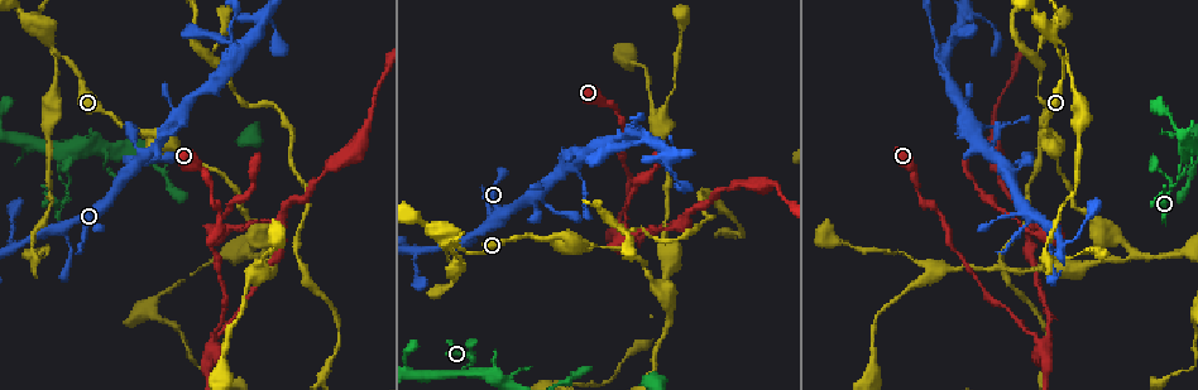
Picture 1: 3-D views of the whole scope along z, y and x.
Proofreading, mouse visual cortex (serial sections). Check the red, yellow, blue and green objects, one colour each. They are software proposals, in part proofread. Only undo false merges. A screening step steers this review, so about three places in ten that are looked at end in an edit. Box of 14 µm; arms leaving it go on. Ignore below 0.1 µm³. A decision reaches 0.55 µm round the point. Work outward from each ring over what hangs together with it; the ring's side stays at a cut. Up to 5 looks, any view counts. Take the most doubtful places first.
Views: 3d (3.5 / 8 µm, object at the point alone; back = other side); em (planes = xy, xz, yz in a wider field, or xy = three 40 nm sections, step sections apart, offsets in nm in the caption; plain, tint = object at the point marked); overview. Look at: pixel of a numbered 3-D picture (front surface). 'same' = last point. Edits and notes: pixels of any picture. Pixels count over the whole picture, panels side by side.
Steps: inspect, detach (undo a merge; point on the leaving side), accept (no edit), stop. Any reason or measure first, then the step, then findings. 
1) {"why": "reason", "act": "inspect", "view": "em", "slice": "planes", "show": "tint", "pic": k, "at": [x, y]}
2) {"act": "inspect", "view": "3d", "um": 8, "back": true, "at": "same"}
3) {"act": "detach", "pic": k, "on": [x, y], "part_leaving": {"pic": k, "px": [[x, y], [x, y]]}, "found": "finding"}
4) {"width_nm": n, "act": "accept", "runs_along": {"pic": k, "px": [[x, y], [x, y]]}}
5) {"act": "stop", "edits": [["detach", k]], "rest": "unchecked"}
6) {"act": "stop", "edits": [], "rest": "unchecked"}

{"why": "thick turns thin", "act": "inspect", "view": "3d", "um": 8, "pic": 1, "at": [1181, 161]}

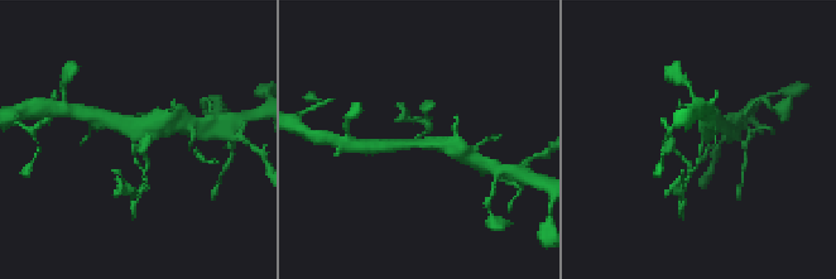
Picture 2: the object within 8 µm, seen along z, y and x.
{"act": "inspect", "view": "3d", "um": 3.5, "pic": 2, "at": [705, 138]}

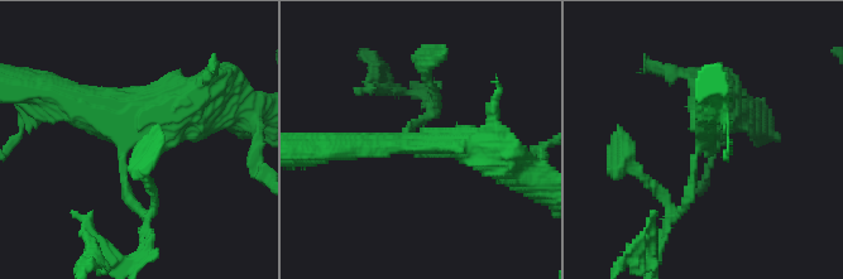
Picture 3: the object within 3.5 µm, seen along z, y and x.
{"act": "inspect", "view": "em", "slice": "xy", "step": 3, "show": "tint", "pic": 3, "at": [410, 136]}

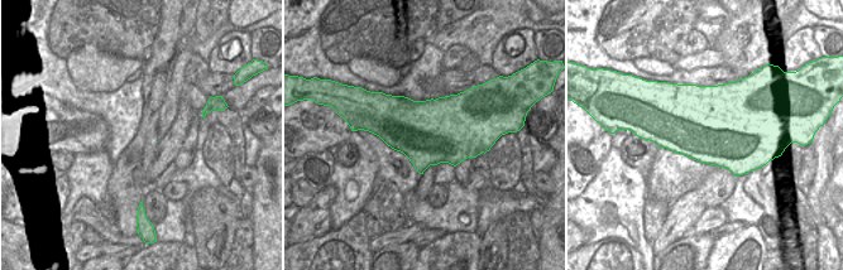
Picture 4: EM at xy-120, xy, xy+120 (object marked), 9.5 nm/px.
{"width_nm": 650, "act": "accept", "runs_along": {"pic": 3, "px": [[148, 219], [125, 187], [125, 149], [199, 99]]}, "found": "one cell here"}

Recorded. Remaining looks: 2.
{"why": "arms run side by side", "act": "inspect", "view": "3d", "um": 3.5, "pic": 1, "at": [43, 39]}

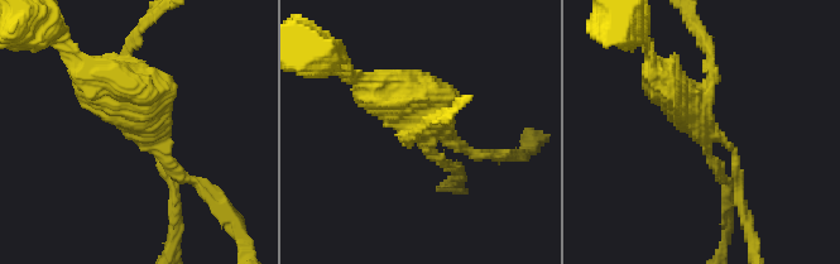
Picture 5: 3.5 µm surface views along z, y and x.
{"why": "now the EM", "act": "inspect", "view": "em", "slice": "xy", "step": 1, "show": "tint", "pic": 5, "at": [699, 126]}

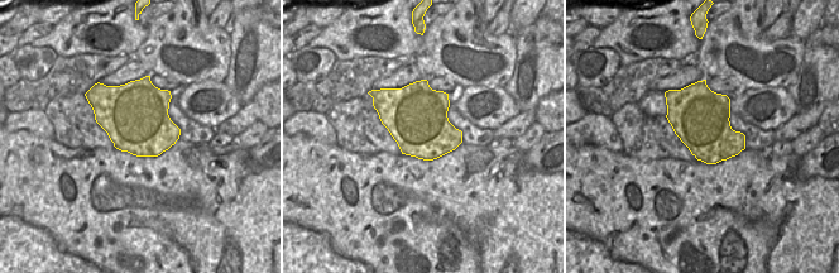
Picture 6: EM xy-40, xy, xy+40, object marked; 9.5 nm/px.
{"act": "detach", "pic": 5, "on": [708, 39], "found": "two cells meet here"}

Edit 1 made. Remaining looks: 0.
{"act": "stop", "edits": [["detach", 5]], "rest": "unchecked"}

